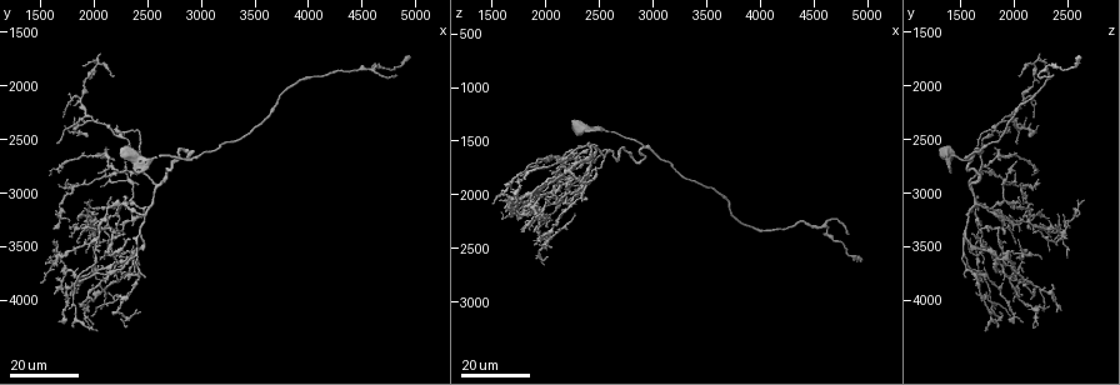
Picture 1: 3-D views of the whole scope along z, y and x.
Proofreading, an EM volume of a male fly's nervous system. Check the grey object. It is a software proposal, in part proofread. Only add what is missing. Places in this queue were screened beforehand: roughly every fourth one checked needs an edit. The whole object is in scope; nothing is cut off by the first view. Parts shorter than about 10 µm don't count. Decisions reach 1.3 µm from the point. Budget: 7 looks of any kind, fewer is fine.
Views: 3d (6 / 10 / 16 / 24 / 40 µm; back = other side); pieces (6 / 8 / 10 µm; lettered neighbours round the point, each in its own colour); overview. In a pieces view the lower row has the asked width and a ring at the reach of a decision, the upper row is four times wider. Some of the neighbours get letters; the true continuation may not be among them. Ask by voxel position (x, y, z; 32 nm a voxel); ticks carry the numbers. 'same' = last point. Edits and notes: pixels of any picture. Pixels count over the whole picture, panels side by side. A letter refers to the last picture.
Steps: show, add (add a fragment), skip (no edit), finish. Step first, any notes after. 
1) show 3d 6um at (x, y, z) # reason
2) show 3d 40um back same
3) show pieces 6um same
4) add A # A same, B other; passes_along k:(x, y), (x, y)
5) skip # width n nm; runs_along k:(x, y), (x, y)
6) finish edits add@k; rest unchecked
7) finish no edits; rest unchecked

show 3d 16um at (2480, 3800, 1540) # free end

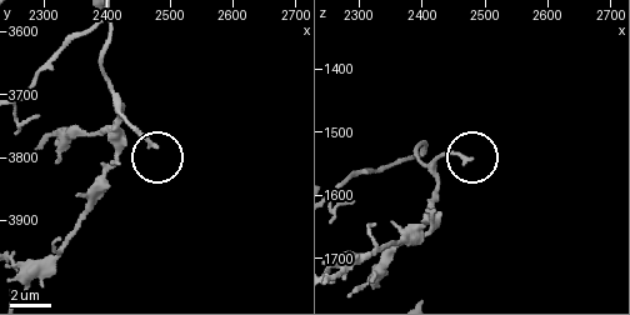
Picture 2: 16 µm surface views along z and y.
show pieces 6um at (2475, 3780, 1545)

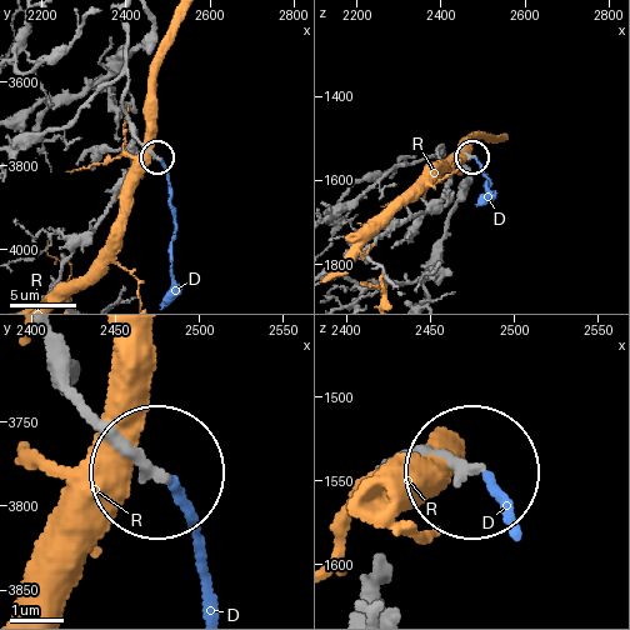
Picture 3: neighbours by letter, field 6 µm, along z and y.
add D # width 190 nm; D same, R other; passes_along 3:(51, 349), (65, 385), (168, 474), (213, 600); the neuron continues

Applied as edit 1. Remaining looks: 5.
show 3d 24um at (1960, 2460, 2140)

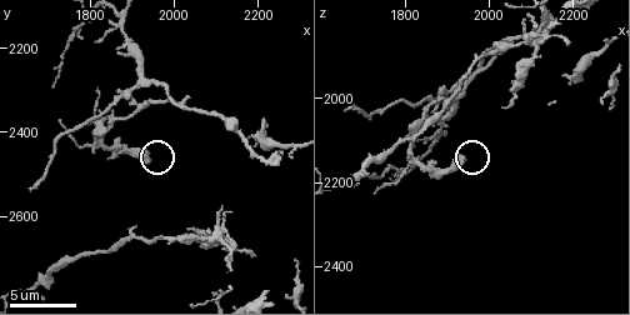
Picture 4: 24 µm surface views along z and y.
show pieces 10um at (1940, 2465, 2145) # what lies round it

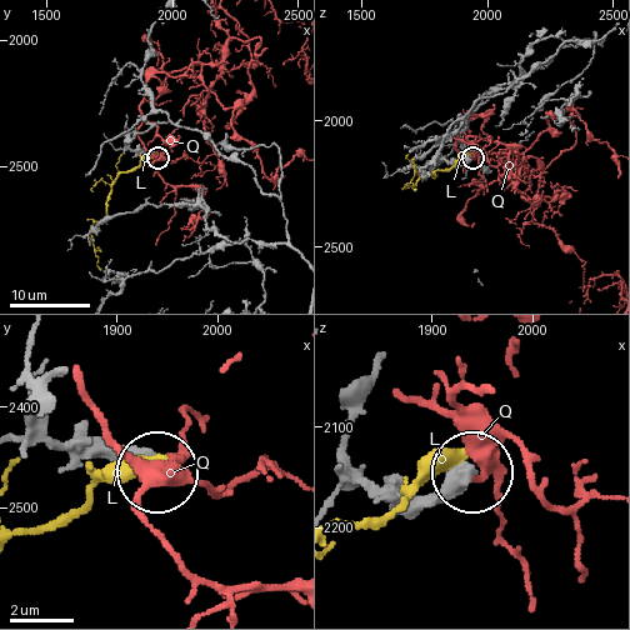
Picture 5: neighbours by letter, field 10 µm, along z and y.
skip # L other, Q other; no lettered fragment goes on from it

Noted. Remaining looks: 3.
show 3d 24um at (4820, 1900, 2400) # an open end

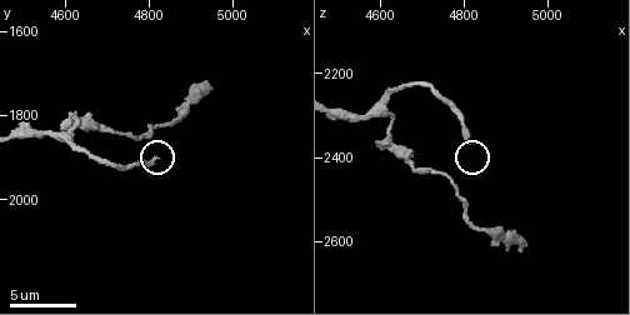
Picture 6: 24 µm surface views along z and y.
show pieces 8um at (4815, 1910, 2365) # what lies round it

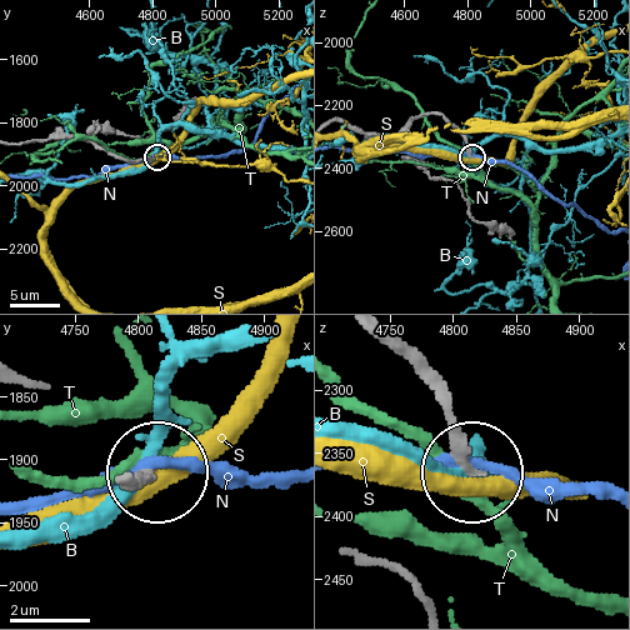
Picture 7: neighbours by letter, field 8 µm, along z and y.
skip # B other, N other, S other, T other; runs_along 7:(378, 335), (428, 385), (465, 463); no lettered fragment goes on from it

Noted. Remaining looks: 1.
finish edits add@3; rest unchecked

